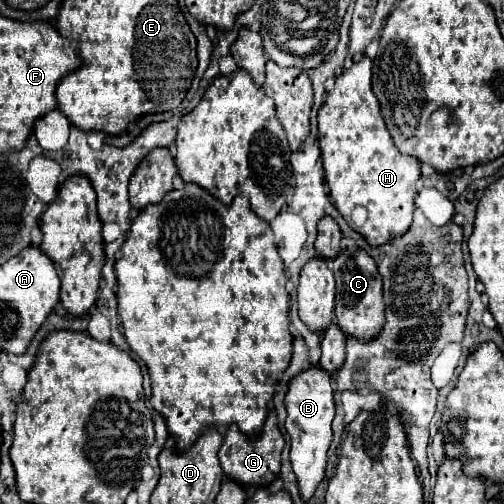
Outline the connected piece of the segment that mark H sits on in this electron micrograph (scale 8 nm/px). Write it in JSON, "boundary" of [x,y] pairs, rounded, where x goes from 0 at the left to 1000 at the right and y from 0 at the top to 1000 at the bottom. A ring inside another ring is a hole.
{"boundary":[[[730,111],[714,115],[714,123],[698,123],[694,135],[683,135],[631,218],[631,286],[647,365],[667,413],[698,454],[730,476],[730,484],[754,488],[782,468],[802,464],[817,444],[833,317],[786,298],[754,230],[754,206],[746,202],[734,159],[738,119]],[[710,409],[726,413],[730,423],[718,448],[702,446],[696,433],[698,419]]]}

